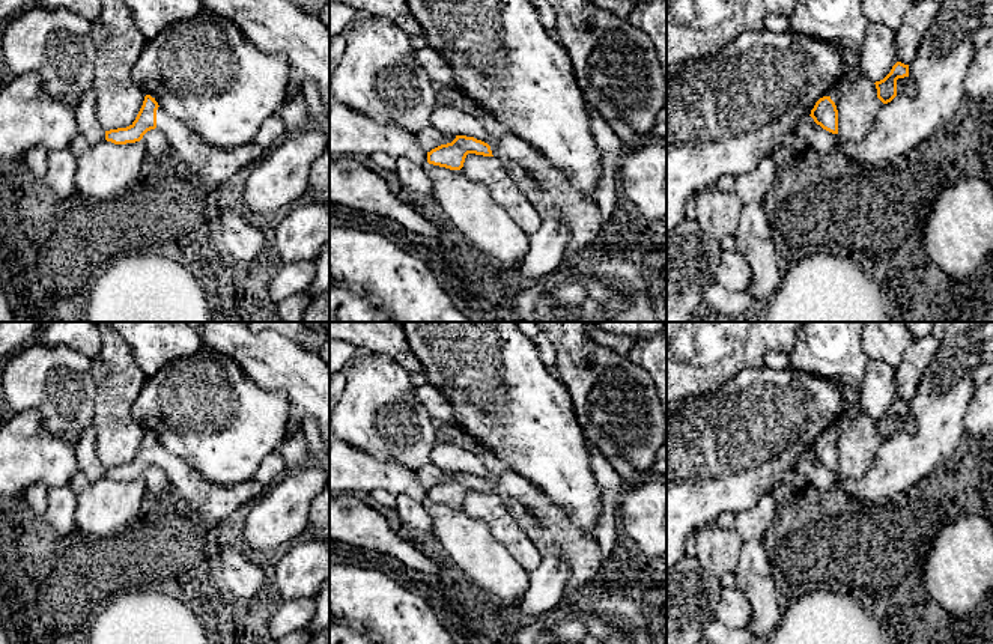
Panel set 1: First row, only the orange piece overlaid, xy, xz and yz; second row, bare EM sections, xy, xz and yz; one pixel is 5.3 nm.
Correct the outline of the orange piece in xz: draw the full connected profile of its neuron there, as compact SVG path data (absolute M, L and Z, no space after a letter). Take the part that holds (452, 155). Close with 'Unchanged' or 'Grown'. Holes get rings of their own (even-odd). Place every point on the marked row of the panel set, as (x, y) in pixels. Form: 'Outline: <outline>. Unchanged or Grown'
Outline: M433 125L417 132L414 138L427 153L429 164L450 170L460 170L468 153L496 158L540 215L549 211L560 214L570 235L564 259L597 242L603 221L596 200L575 188L560 167L513 132L496 137L492 147L466 135L456 135L451 143L444 144L444 134Z. Grown

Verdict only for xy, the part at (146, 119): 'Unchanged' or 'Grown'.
Grown

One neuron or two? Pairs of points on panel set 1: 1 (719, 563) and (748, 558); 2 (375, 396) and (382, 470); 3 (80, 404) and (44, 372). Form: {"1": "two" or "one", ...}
{"1": "two", "2": "two", "3": "one"}

